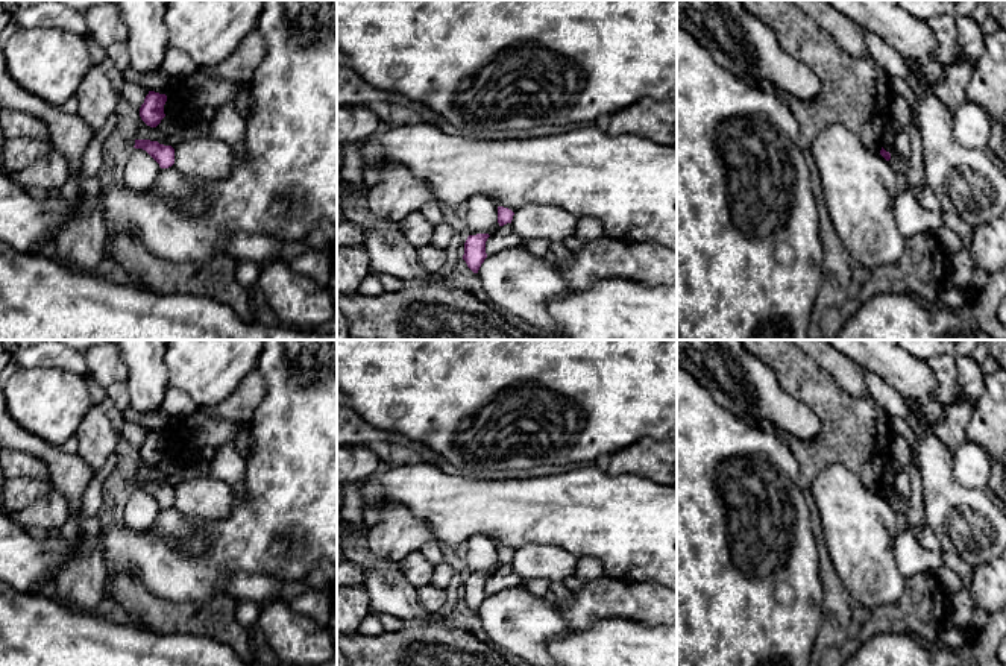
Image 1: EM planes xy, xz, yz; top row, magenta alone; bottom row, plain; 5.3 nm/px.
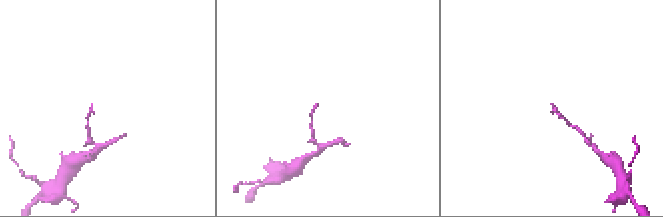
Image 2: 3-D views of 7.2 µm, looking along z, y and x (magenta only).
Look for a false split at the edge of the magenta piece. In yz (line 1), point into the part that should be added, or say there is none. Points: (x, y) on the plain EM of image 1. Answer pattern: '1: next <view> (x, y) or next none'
1: next none

